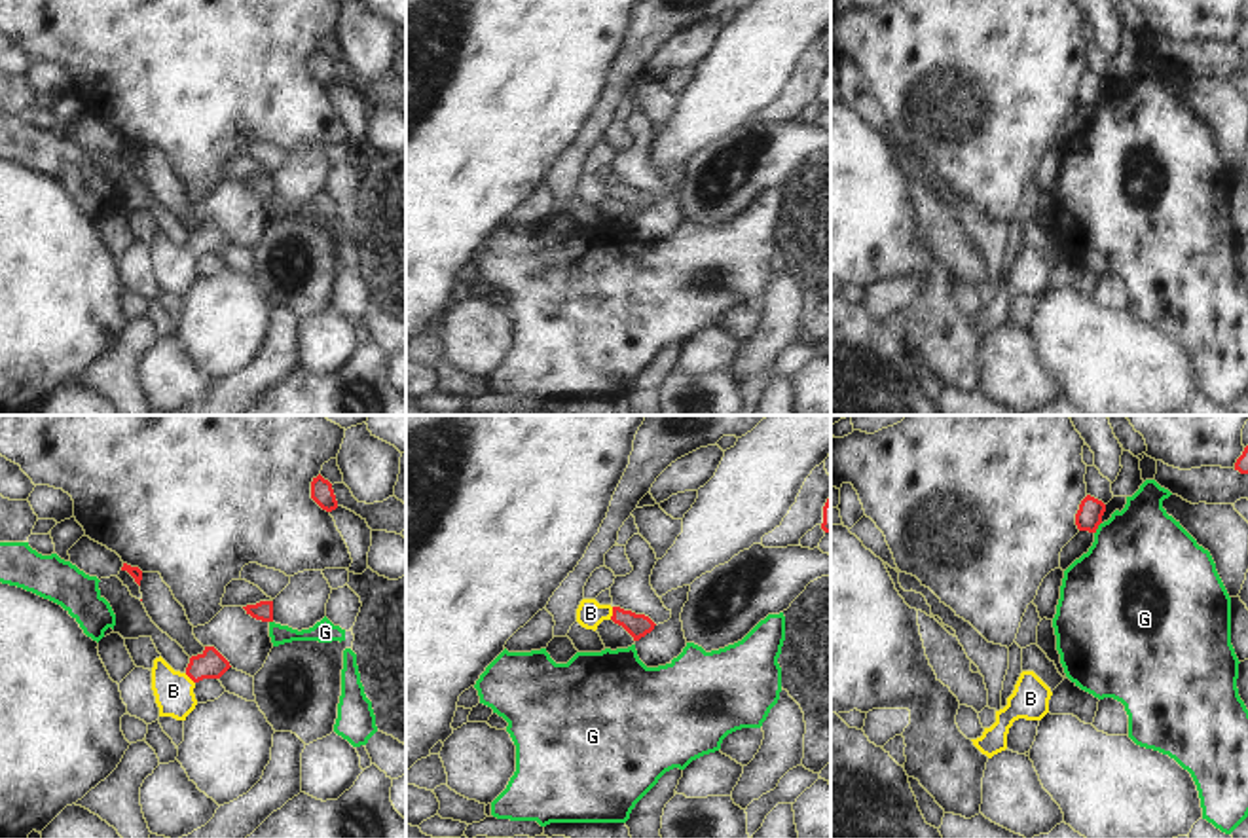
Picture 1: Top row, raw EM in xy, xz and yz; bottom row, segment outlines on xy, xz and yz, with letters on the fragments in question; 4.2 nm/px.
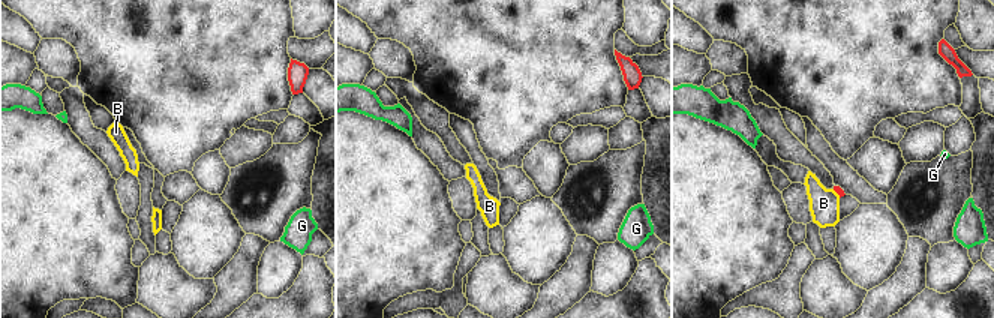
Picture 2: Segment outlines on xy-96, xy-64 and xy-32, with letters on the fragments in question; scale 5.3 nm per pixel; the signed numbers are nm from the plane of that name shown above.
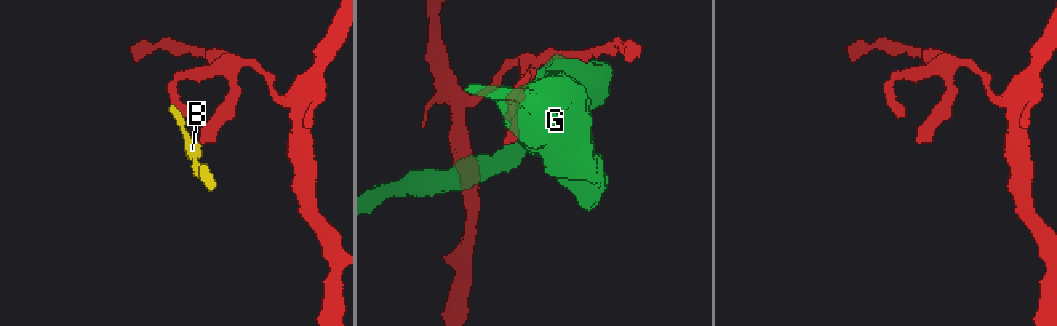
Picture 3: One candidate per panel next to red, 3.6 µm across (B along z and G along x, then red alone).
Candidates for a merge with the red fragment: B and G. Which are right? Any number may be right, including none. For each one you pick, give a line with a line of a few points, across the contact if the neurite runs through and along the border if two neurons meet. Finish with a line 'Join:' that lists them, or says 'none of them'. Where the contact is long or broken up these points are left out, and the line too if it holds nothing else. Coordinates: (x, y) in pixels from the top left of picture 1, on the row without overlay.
B: xz (638, 201), (613, 188), (590, 188)
Join: B

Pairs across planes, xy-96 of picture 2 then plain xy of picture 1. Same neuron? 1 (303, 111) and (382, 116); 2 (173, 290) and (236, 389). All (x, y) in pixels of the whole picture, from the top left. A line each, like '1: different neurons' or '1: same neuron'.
1: different neurons
2: different neurons

